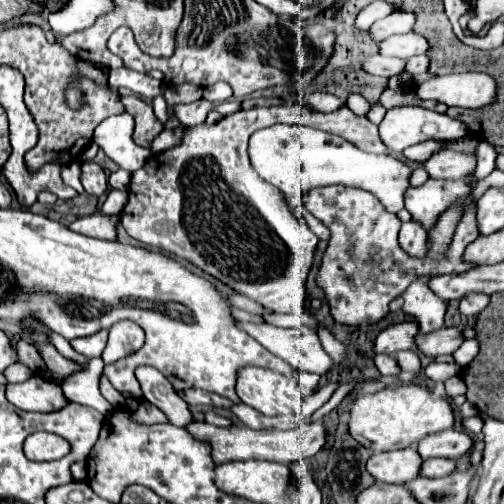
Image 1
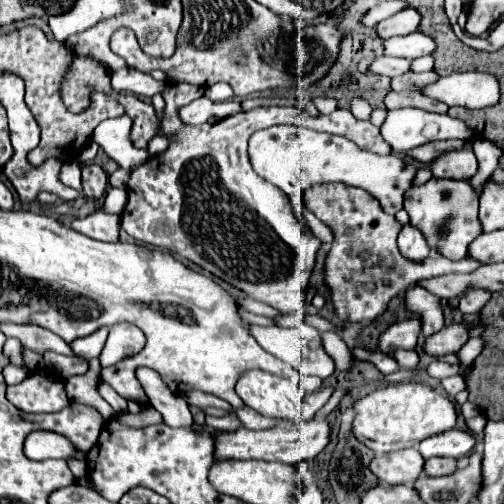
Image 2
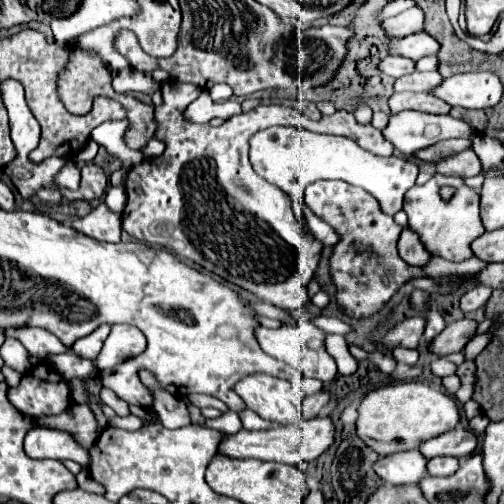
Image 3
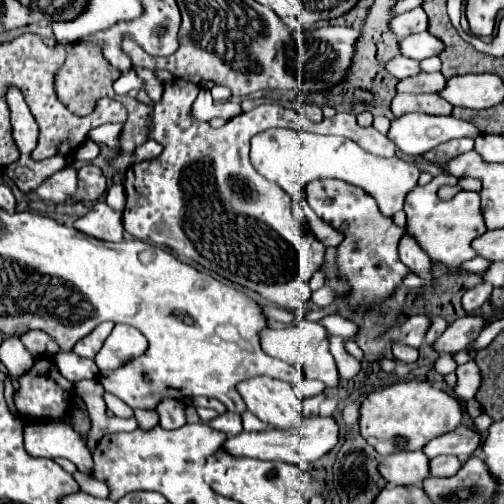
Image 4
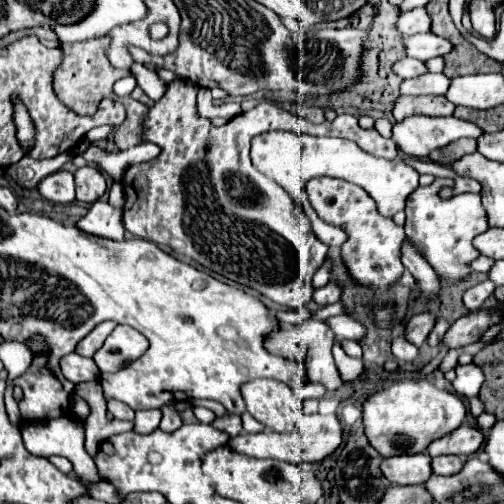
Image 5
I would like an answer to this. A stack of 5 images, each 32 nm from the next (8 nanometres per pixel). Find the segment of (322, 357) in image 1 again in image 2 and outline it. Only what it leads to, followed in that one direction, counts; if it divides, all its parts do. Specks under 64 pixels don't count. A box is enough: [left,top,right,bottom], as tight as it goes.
[248,322,334,378]

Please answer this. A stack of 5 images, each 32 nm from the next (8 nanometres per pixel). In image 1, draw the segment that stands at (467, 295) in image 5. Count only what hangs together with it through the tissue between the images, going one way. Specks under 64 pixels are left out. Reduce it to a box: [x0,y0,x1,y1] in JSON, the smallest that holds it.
[460,294,488,318]

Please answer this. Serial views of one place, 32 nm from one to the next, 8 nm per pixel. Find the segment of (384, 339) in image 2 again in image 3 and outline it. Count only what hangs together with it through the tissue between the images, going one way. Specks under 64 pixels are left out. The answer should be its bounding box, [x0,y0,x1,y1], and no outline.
[384,316,424,350]

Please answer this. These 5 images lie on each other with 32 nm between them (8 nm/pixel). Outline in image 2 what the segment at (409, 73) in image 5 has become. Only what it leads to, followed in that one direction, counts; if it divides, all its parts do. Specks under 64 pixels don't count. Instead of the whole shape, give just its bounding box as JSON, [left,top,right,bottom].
[372,56,410,78]

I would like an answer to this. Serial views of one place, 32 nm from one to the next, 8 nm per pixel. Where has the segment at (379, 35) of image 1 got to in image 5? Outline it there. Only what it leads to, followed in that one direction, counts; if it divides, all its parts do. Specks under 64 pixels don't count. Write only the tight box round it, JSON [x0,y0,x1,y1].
[396,8,430,36]

